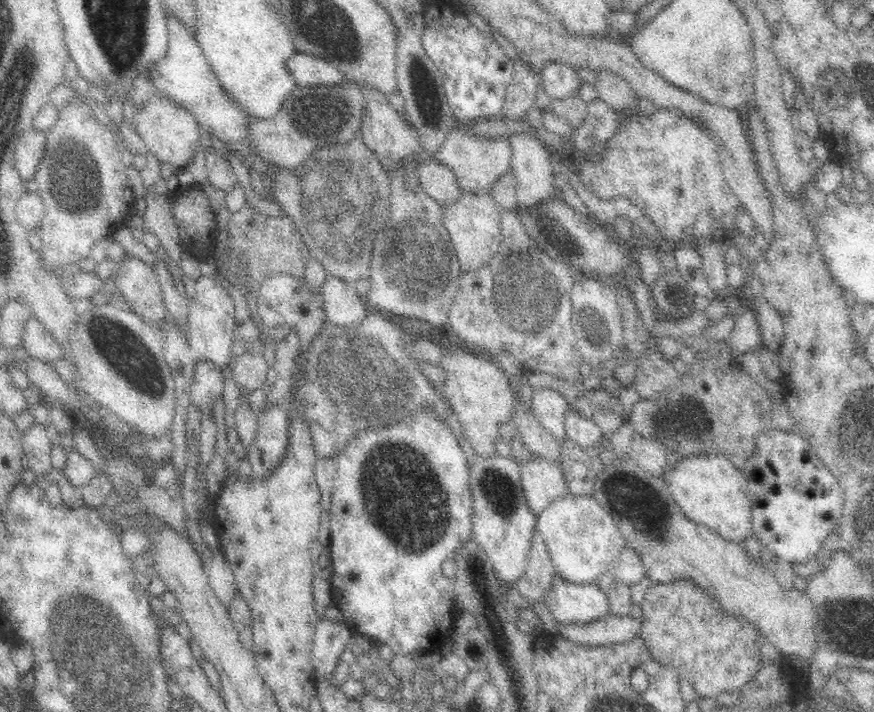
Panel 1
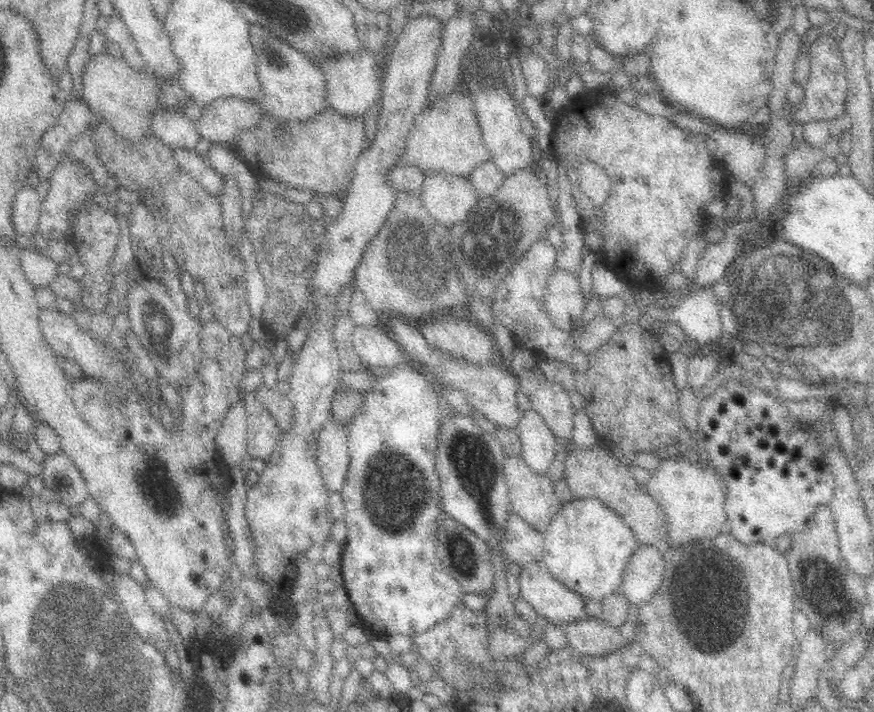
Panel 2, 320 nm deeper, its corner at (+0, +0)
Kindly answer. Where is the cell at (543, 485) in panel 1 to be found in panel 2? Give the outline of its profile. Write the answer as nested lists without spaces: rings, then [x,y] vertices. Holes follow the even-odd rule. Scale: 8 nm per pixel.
[[[506,455],[502,466],[502,475],[509,492],[509,509],[518,514],[528,526],[542,534],[550,524],[552,518],[560,510],[561,505],[554,495],[554,487],[548,475],[537,475],[526,465],[521,456]]]

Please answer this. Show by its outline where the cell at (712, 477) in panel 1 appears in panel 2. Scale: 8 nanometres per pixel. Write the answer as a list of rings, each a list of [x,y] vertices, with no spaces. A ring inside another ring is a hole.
[[[688,454],[682,458],[663,458],[650,480],[646,482],[644,493],[652,496],[666,514],[668,546],[678,548],[686,542],[712,538],[721,533],[726,521],[724,481],[712,469],[700,469]]]

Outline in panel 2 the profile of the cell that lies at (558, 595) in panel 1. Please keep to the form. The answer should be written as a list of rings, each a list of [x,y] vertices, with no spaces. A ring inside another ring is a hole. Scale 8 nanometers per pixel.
[[[541,560],[530,562],[530,564],[520,567],[518,582],[519,596],[547,624],[552,623],[553,625],[563,627],[567,623],[584,618],[585,600],[576,594],[576,592],[568,589],[568,587],[554,579]]]

